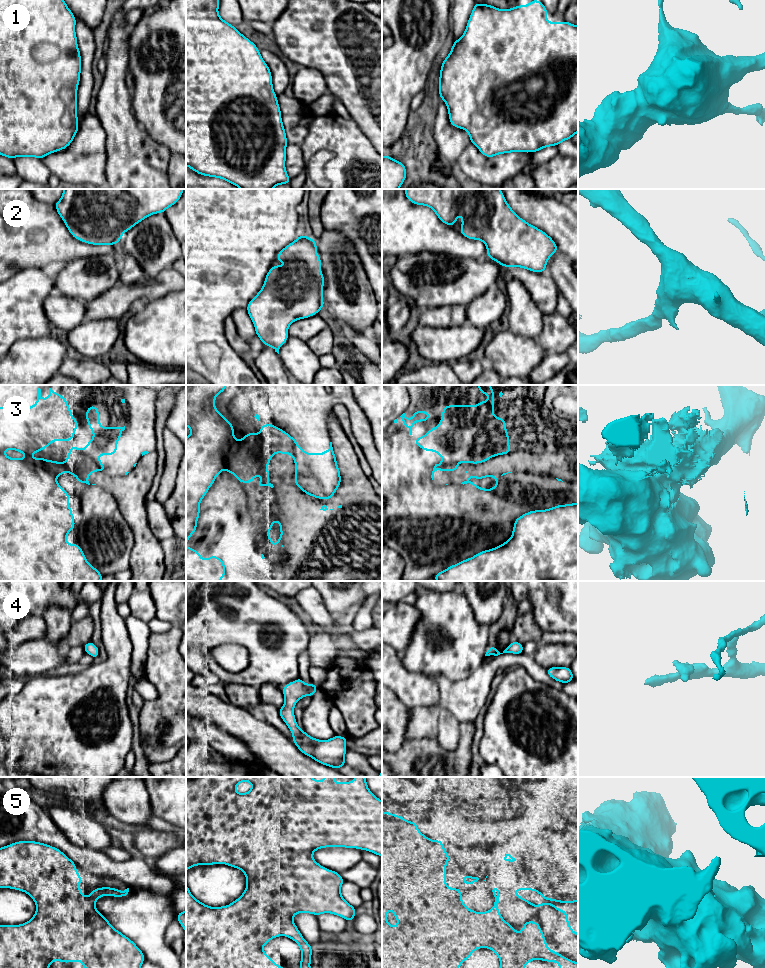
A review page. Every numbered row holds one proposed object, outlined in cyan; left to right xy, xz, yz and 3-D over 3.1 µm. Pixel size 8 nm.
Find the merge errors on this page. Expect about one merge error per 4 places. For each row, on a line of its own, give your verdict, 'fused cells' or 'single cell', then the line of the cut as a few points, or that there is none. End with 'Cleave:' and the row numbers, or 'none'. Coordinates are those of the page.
1: single cell; no cut
2: single cell; no cut
3: fused cells; cut in xy along (82, 450), (103, 471)
4: single cell; no cut
5: single cell; no cut
Cleave: 3

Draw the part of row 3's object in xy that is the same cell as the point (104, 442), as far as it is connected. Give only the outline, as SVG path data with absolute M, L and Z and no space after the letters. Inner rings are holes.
M91 405L84 417L88 420L88 427L94 432L93 438L86 444L83 452L91 457L105 472L105 465L97 458L99 455L116 455L117 442L121 439L124 427L102 427L99 419L99 409Z

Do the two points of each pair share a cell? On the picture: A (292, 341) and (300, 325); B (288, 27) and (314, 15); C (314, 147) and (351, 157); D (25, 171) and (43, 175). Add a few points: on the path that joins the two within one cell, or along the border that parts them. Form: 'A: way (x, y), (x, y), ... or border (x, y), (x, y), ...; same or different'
A: border (289, 335), (295, 335), (306, 341); different
B: way (294, 24), (303, 15), (308, 15); same
C: way (323, 144), (338, 144), (342, 148); same
D: way (29, 171), (35, 171), (39, 174); same

